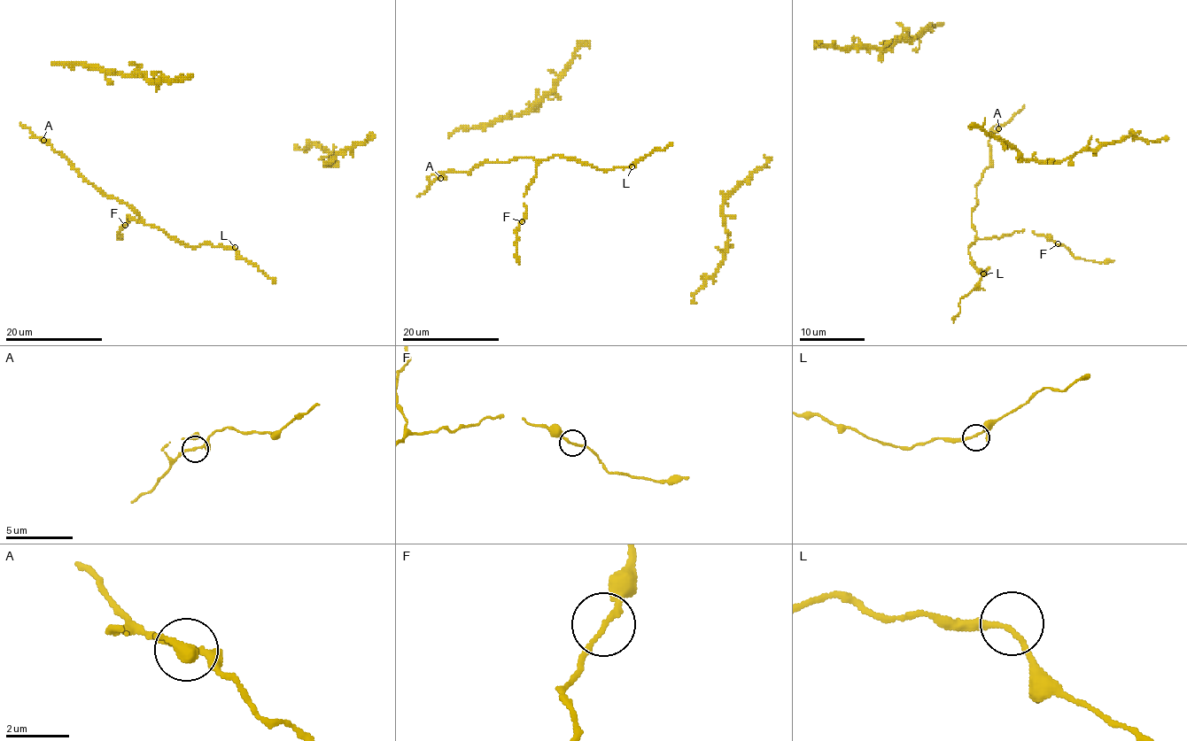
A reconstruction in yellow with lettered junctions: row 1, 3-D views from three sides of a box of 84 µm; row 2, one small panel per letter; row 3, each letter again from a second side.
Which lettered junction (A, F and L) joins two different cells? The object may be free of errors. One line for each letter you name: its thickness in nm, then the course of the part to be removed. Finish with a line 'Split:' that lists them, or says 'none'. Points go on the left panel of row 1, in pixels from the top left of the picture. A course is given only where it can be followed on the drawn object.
Split: none

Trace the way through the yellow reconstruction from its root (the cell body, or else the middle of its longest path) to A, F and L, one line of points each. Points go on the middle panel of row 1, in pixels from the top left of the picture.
A: (523, 158), (502, 163), (484, 162), (469, 171), (451, 170), (439, 177)
F: (523, 158), (531, 158), (539, 163), (535, 177), (525, 190), (525, 218), (522, 221)
L: (523, 158), (541, 162), (562, 156), (601, 170), (632, 166)

